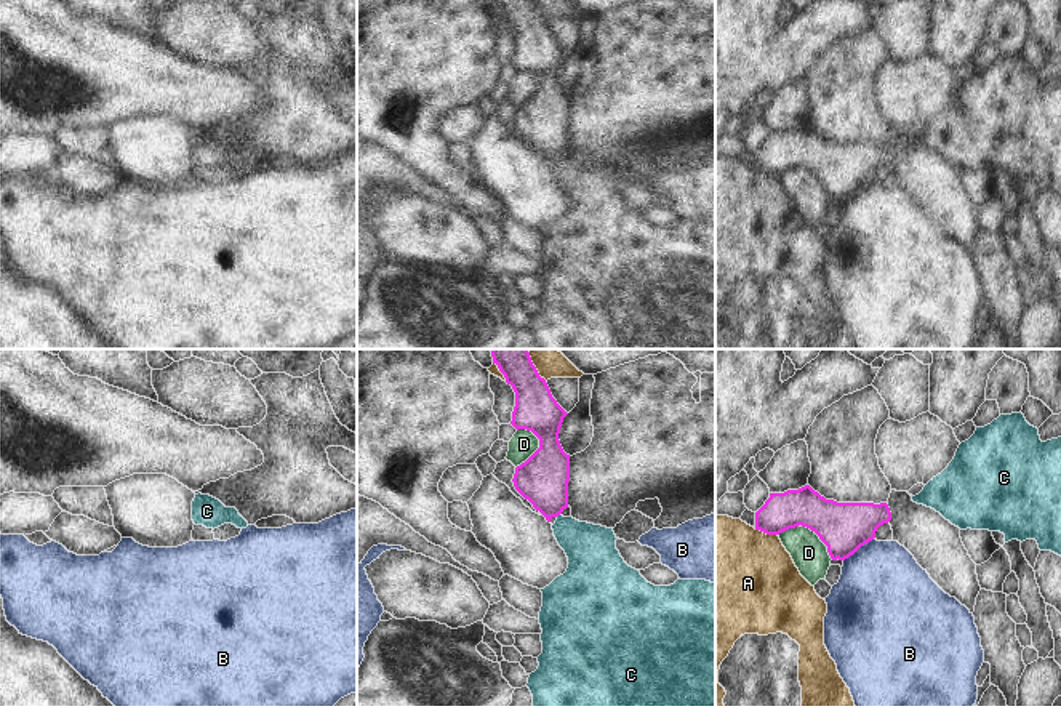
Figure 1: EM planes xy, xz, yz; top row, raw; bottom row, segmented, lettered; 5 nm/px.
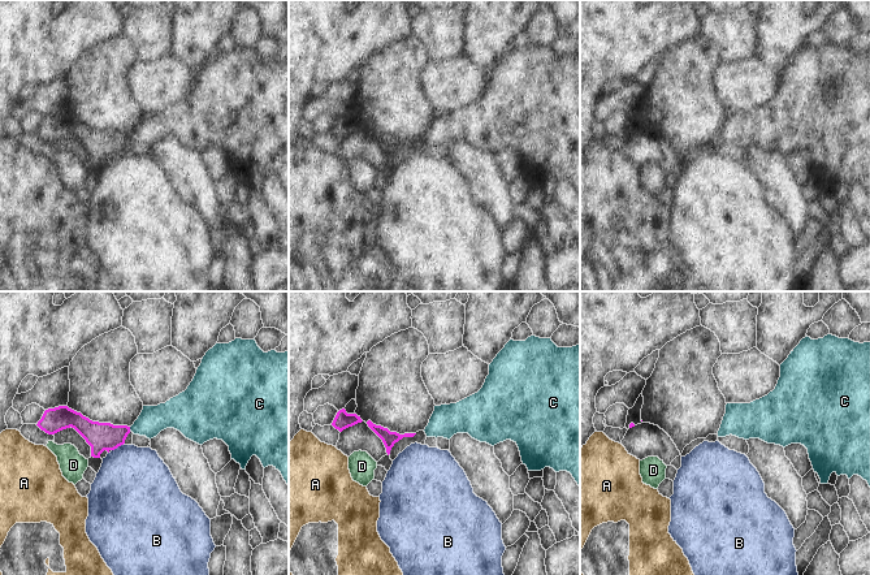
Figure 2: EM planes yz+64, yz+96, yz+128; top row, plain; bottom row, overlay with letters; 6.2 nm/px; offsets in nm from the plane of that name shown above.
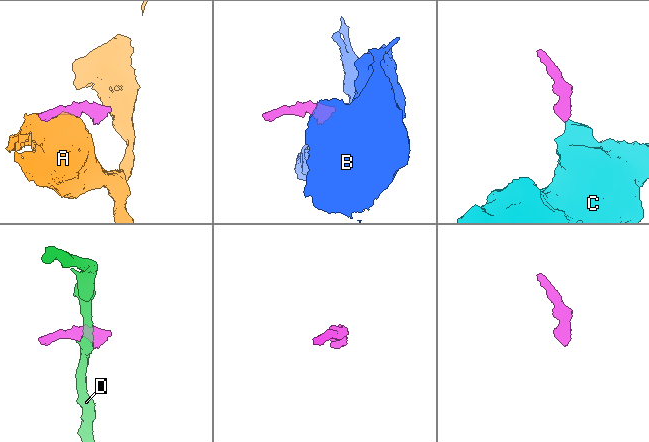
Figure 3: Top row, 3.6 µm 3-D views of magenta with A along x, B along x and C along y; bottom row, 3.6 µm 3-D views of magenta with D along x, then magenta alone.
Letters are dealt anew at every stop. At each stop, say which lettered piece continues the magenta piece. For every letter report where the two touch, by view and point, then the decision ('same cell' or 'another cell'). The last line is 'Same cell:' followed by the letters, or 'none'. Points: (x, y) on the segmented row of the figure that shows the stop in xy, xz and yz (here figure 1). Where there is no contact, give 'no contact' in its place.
A: yz (765, 532) | another cell
B: yz (858, 548) | another cell
C: xz (557, 514) | same cell
D: xz (538, 449) | another cell
Same cell: C

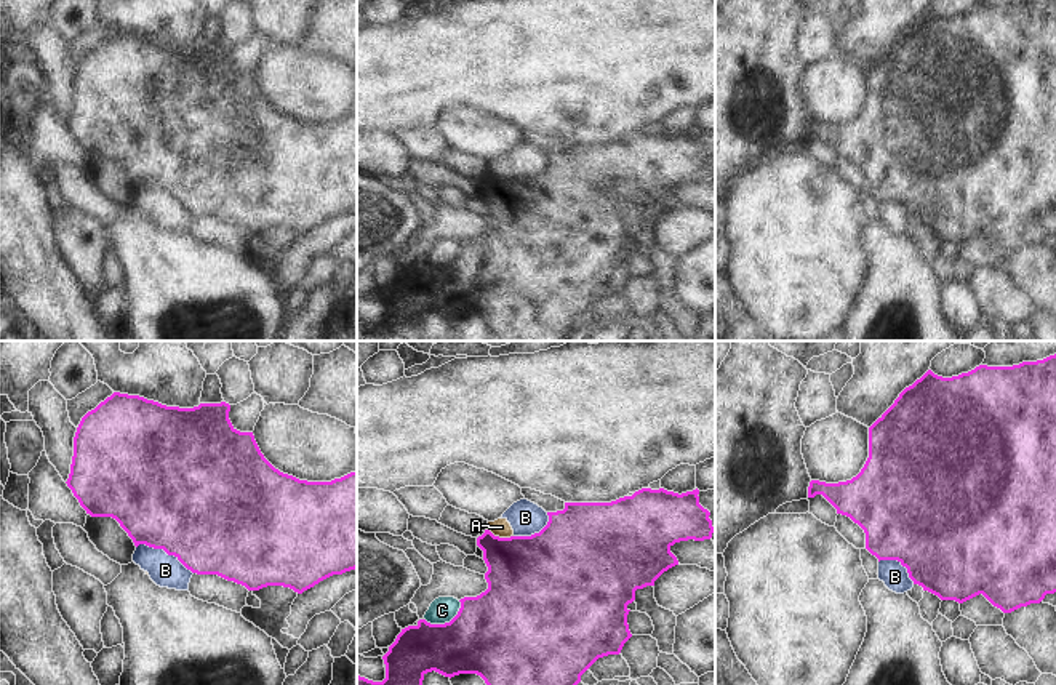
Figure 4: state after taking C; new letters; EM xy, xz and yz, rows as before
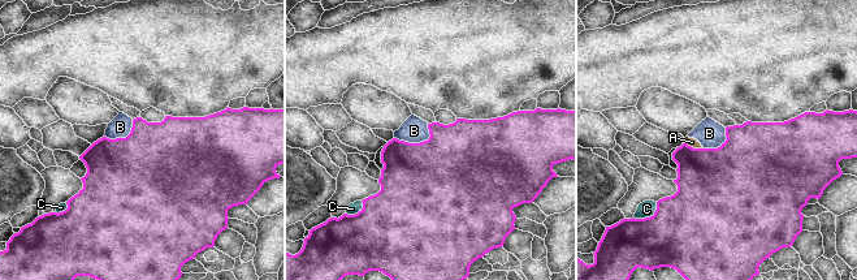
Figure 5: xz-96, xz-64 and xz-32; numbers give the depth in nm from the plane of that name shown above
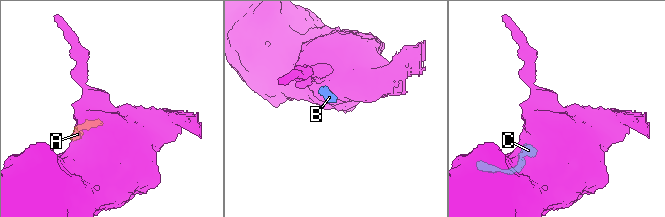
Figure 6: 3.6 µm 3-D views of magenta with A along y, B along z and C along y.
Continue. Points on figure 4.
A: xz (498, 536) | another cell
B: xy (165, 551) | another cell
C: xz (445, 623) | another cell
Same cell: none

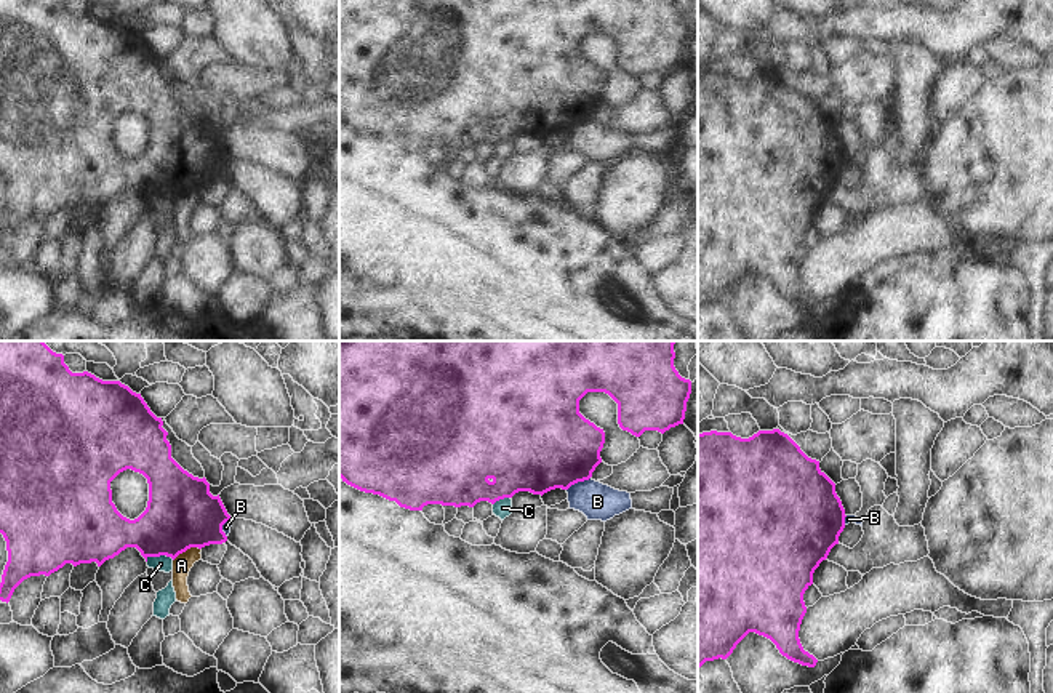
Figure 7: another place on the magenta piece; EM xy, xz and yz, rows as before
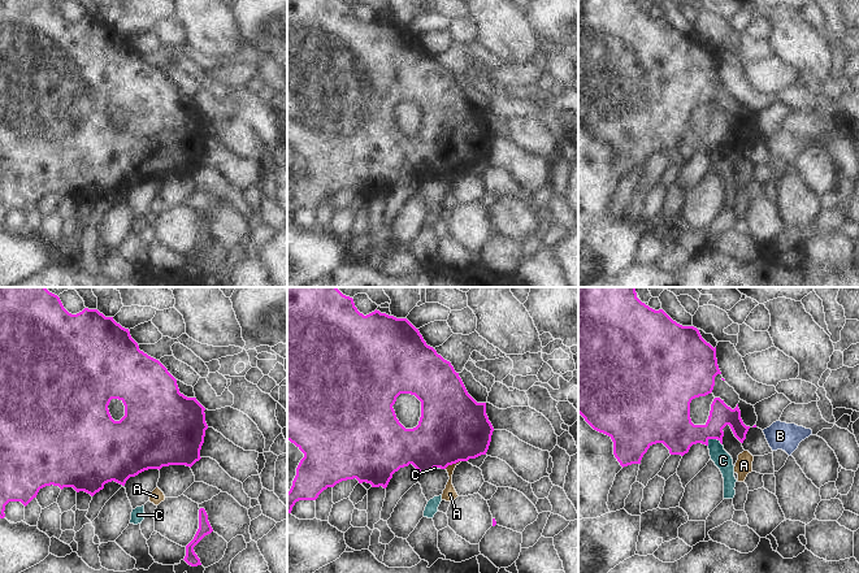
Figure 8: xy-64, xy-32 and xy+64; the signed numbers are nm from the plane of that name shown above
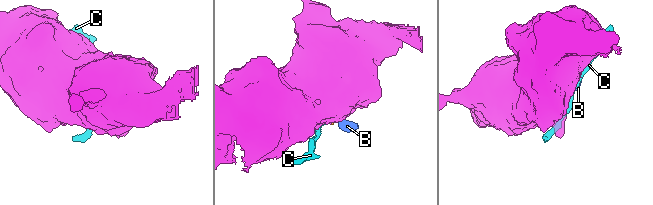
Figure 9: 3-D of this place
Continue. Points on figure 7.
A: xy (186, 549) | another cell
B: xz (578, 480) | same cell
C: xy (160, 554) | another cell
Same cell: B

